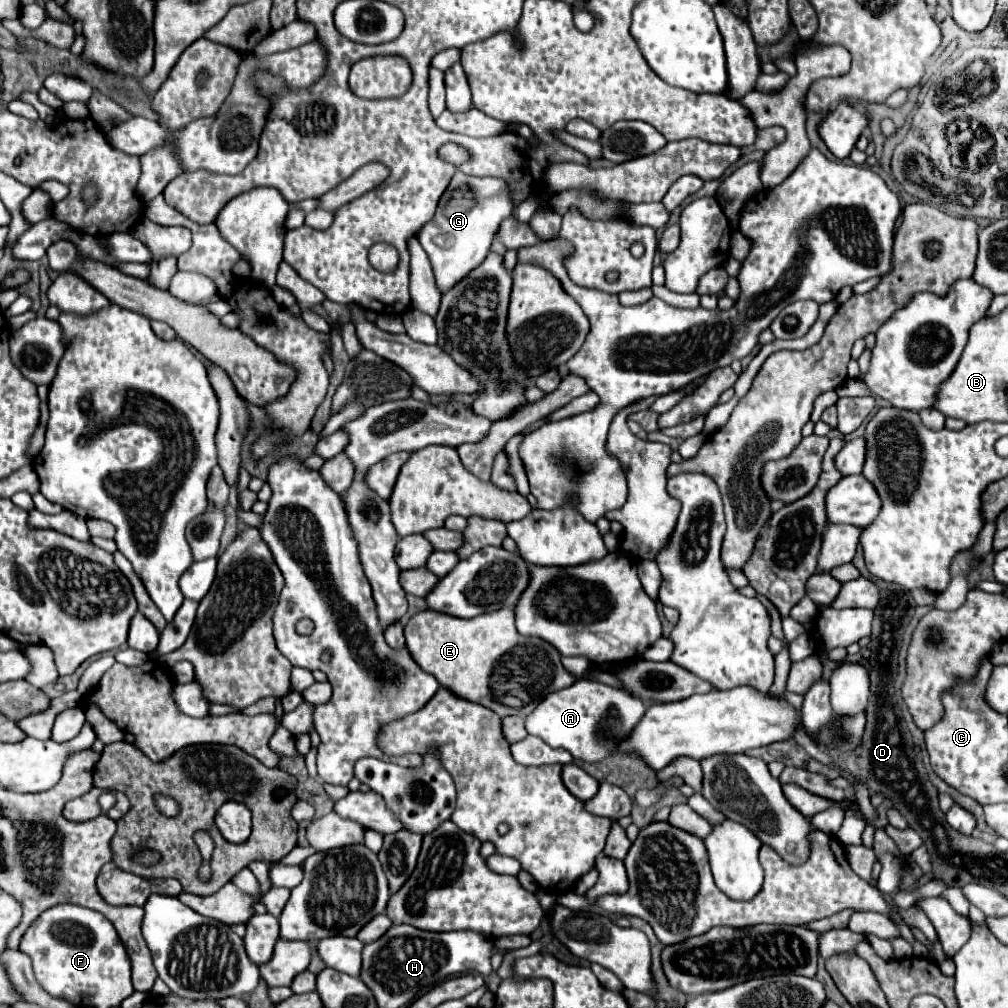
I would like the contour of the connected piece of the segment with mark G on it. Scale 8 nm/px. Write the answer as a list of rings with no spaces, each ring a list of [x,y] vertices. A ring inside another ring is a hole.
[[[457,172],[443,192],[433,220],[429,220],[419,232],[417,240],[429,256],[435,272],[435,282],[441,294],[459,284],[471,270],[475,270],[485,256],[497,234],[499,222],[511,214],[511,202],[505,182],[499,178],[475,178]]]

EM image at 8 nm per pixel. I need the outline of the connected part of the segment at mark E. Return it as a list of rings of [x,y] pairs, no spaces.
[[[423,610],[409,618],[405,640],[417,666],[433,674],[443,688],[463,700],[493,710],[501,718],[515,714],[527,716],[541,698],[577,680],[563,668],[561,656],[553,646],[517,634],[513,610],[497,610],[471,620]]]

